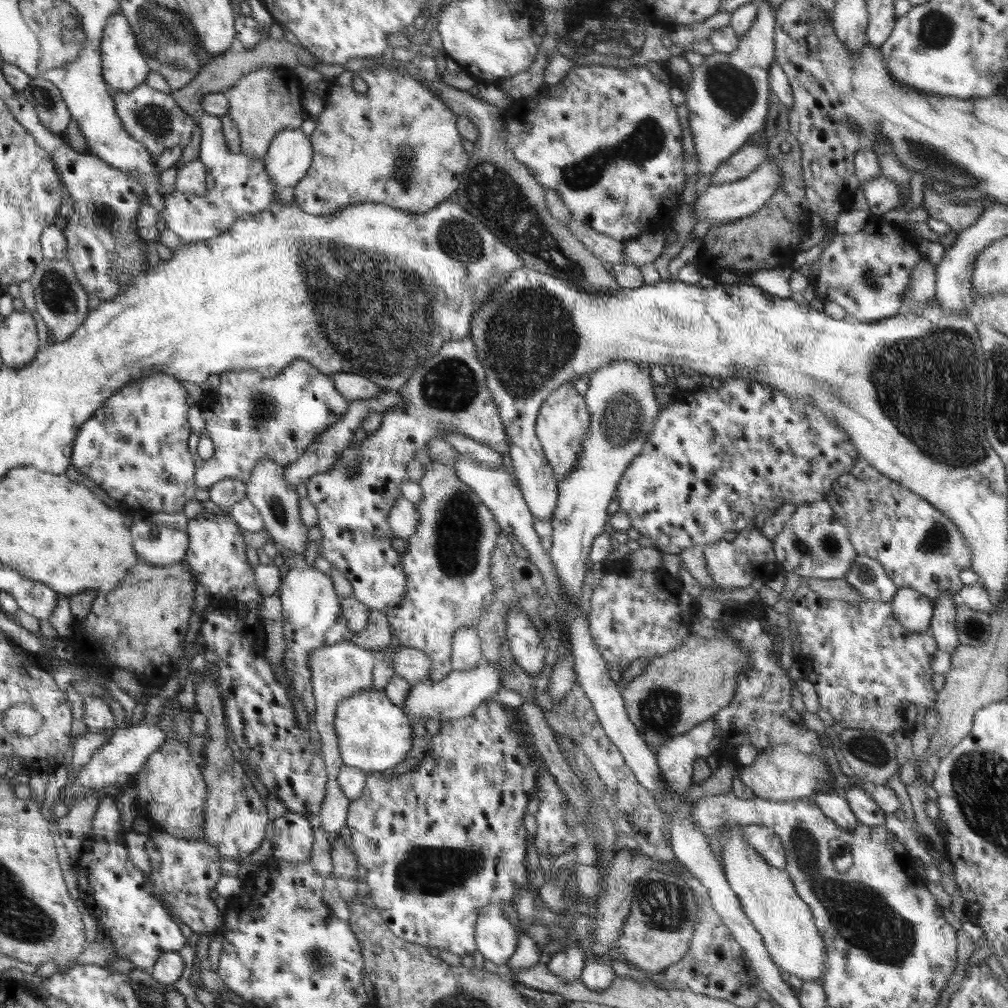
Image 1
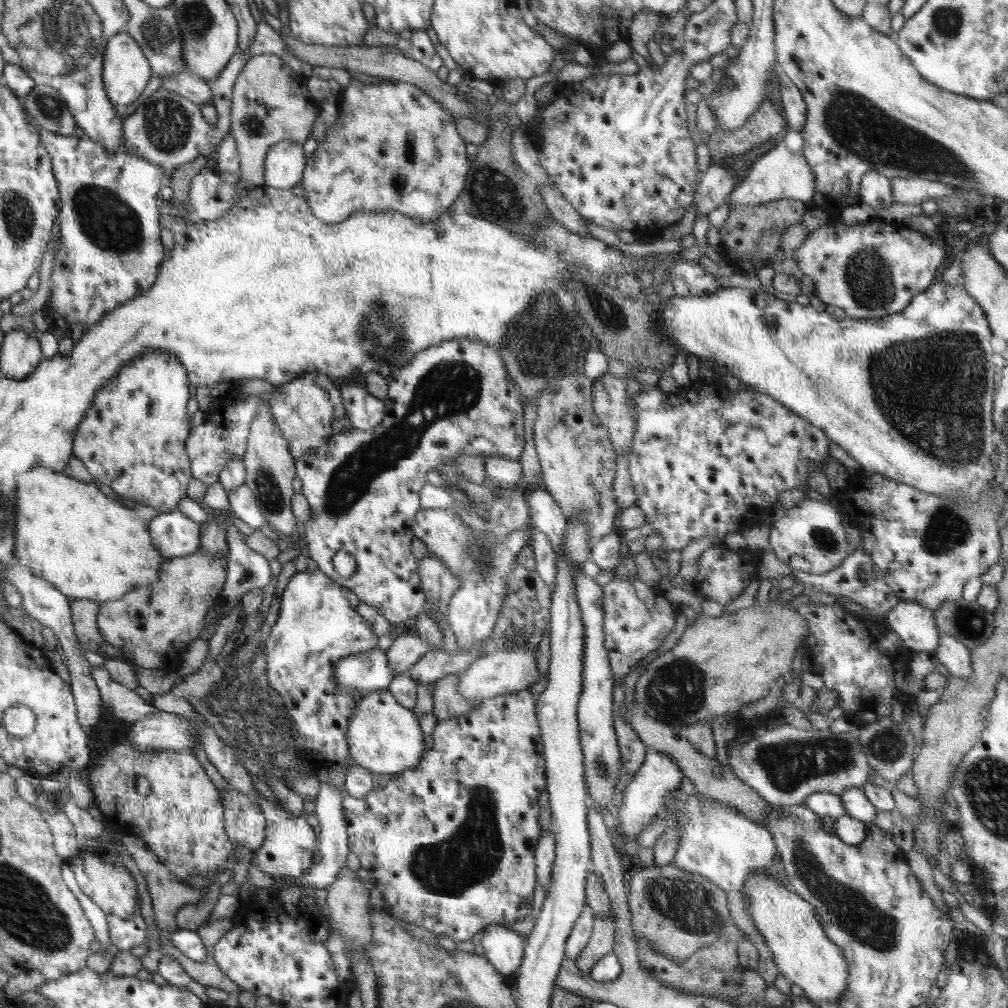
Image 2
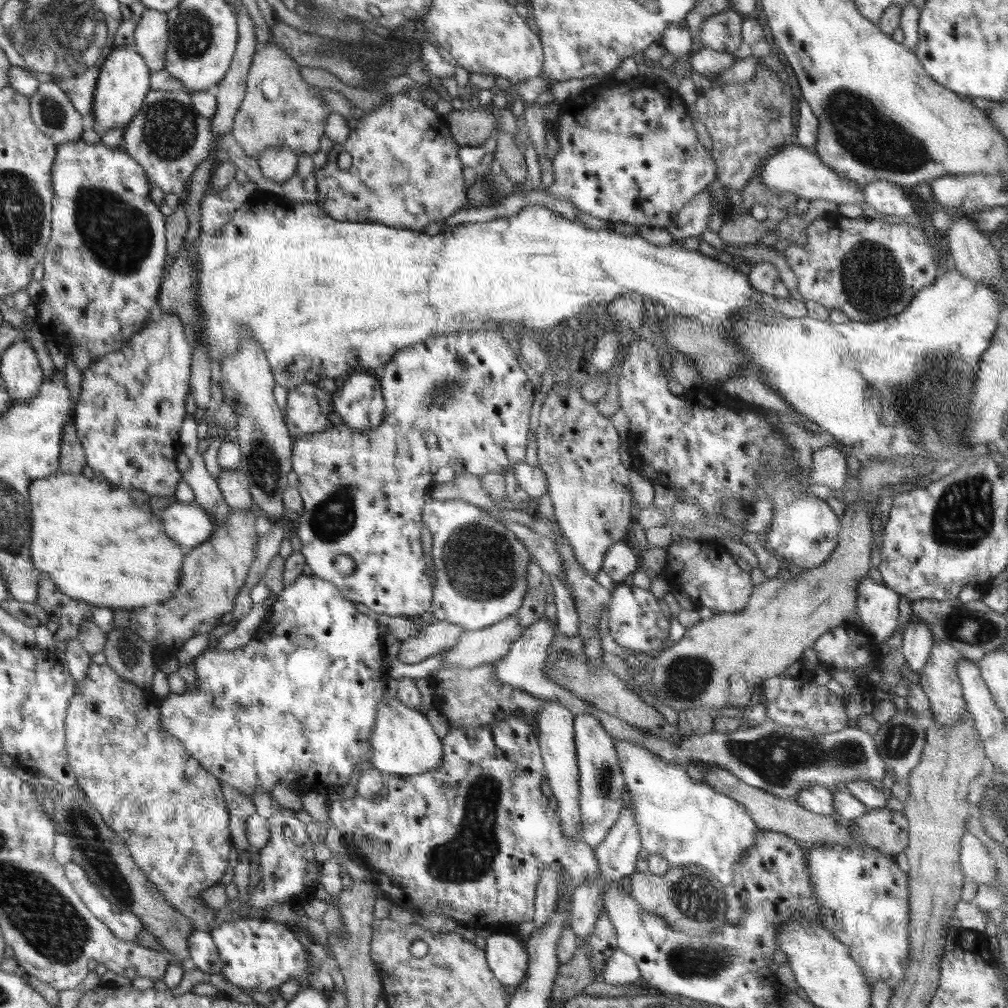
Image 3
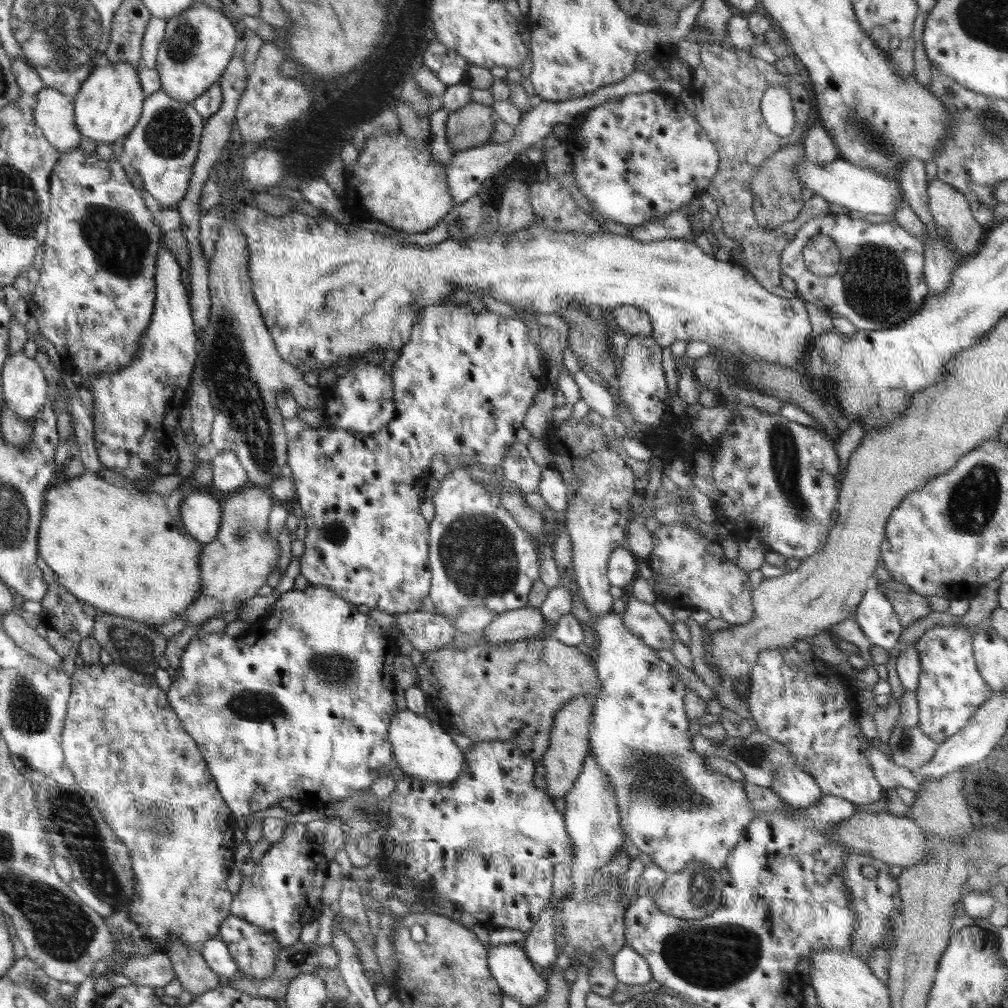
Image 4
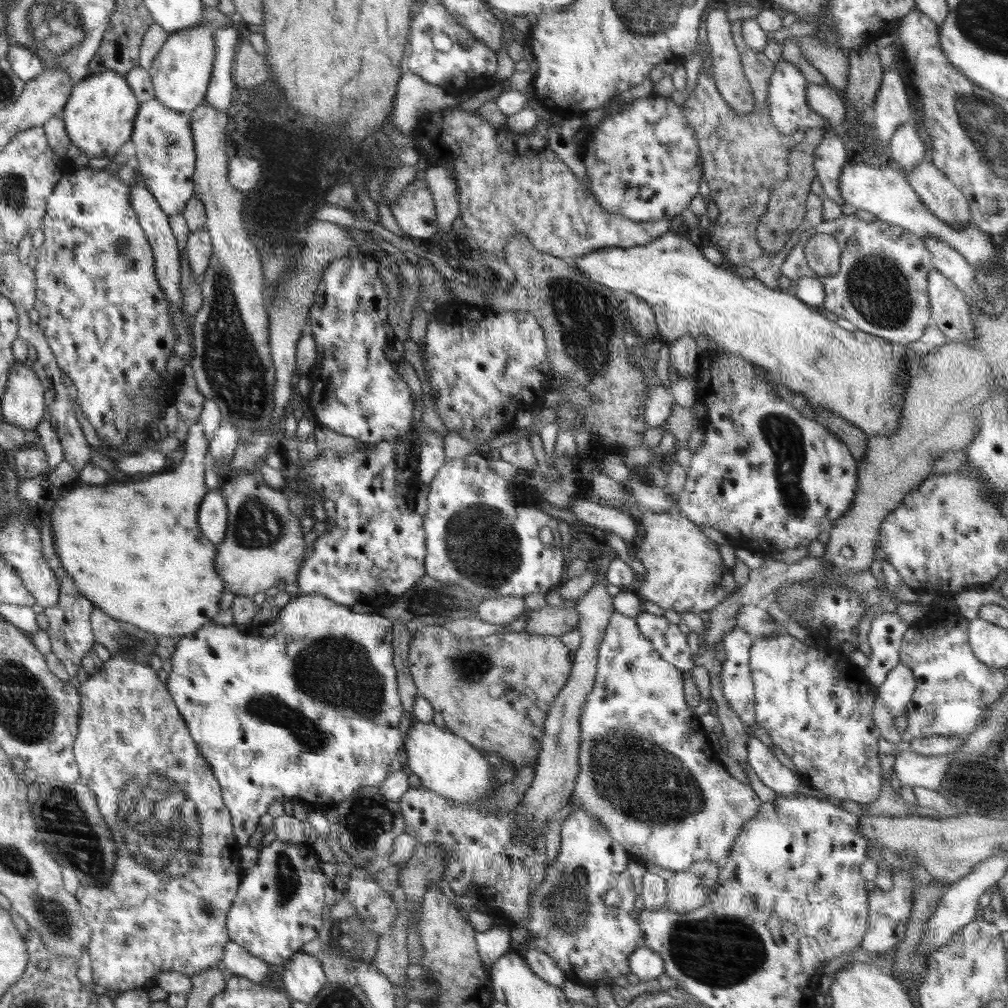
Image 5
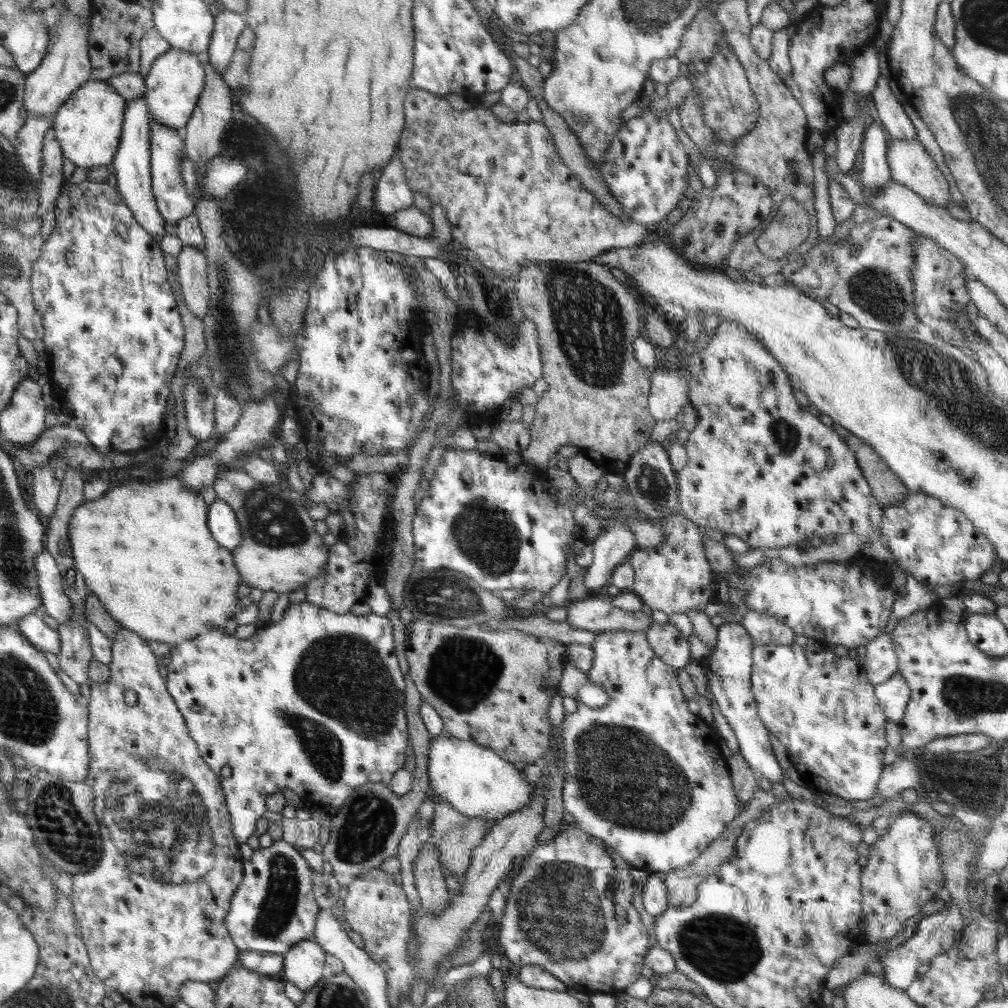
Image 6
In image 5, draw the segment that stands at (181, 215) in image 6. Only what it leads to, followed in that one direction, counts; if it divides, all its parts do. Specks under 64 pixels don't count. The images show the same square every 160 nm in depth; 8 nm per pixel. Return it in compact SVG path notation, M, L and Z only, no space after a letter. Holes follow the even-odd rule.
M156 98L140 103L132 142L136 147L136 156L133 159L138 161L137 168L140 173L145 174L146 187L168 216L183 215L196 191L193 175L196 171L197 156L191 117L184 112L174 112L173 109L166 108Z

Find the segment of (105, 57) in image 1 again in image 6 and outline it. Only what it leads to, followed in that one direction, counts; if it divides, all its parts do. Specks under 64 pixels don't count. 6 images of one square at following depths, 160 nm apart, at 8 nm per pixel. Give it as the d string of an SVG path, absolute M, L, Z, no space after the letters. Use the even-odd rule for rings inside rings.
M90 79L88 83L84 83L77 91L69 97L65 105L53 116L53 128L56 136L56 142L60 144L62 156L75 164L75 168L84 168L88 171L92 166L102 166L106 164L108 167L110 162L114 160L118 147L121 143L122 128L125 123L125 109L128 102L113 86L106 81Z

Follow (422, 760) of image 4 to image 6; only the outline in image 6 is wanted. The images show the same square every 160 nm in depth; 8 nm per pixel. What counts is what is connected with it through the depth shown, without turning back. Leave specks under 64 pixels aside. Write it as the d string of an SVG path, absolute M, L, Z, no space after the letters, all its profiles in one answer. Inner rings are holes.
M435 735L429 742L426 767L427 778L429 778L428 788L433 789L454 810L463 815L490 821L493 825L506 818L511 812L525 807L533 795L533 784L525 781L522 770L516 769L514 763L502 760L502 757L498 756L491 748L472 741Z

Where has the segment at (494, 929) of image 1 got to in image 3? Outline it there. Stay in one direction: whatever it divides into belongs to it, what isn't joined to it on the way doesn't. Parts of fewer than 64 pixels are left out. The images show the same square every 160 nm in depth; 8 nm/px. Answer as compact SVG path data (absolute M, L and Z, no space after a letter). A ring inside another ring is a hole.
M510 932L486 934L484 952L492 974L511 991L525 981L528 955L516 936Z

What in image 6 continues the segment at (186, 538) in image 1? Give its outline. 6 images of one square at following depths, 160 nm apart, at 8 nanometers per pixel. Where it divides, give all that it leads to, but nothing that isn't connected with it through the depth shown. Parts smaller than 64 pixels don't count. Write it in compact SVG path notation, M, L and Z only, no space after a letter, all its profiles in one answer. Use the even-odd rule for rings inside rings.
M216 498L210 504L208 525L214 540L224 548L233 551L241 546L244 535L240 521L237 519L236 510L227 501Z

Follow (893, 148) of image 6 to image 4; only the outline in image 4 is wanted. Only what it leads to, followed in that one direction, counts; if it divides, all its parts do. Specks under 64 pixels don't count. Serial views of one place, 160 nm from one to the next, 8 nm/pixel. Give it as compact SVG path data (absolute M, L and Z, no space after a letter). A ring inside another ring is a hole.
M940 179L927 181L927 199L929 200L928 208L935 223L946 229L947 241L956 245L956 252L961 252L963 256L969 257L972 252L978 250L980 242L983 242L984 229L979 222L973 217L967 198L950 184Z

